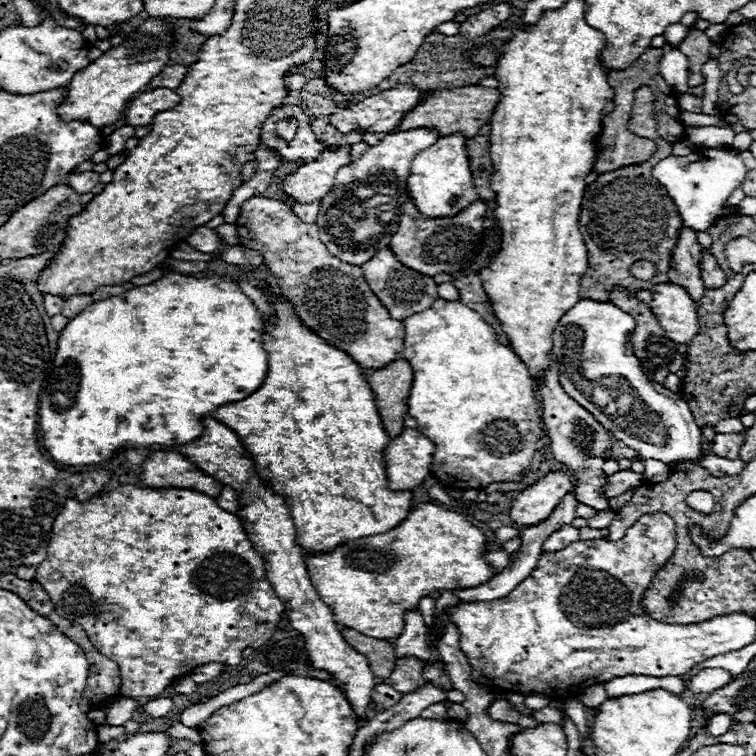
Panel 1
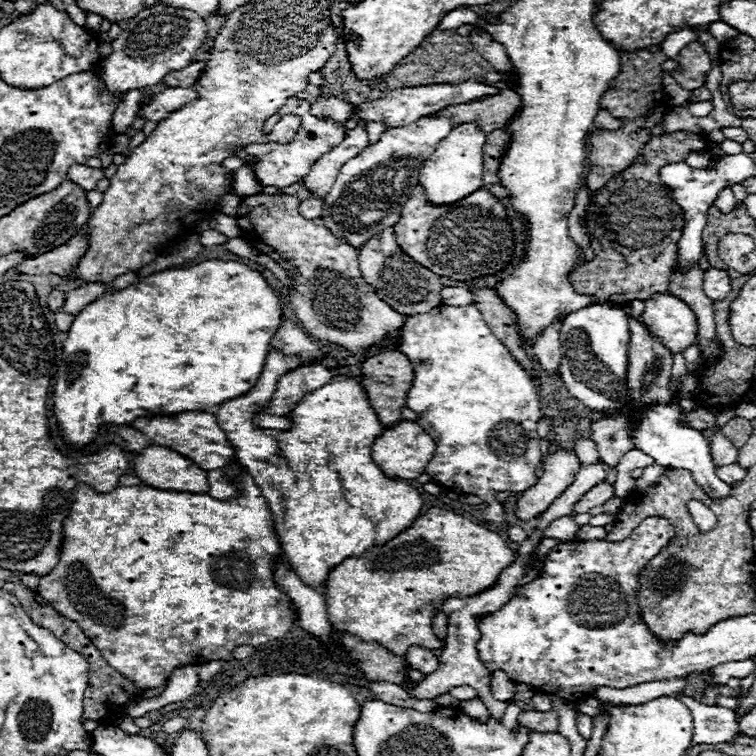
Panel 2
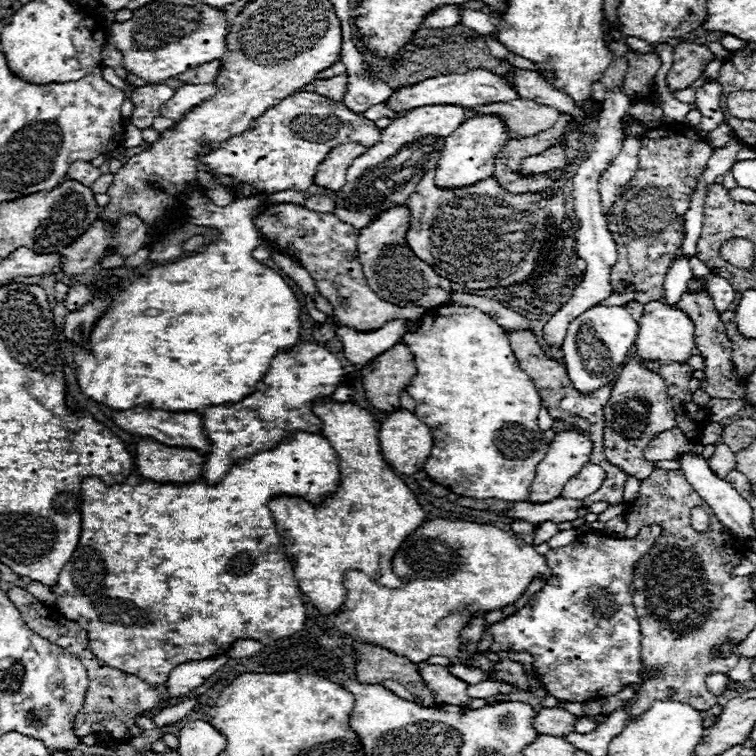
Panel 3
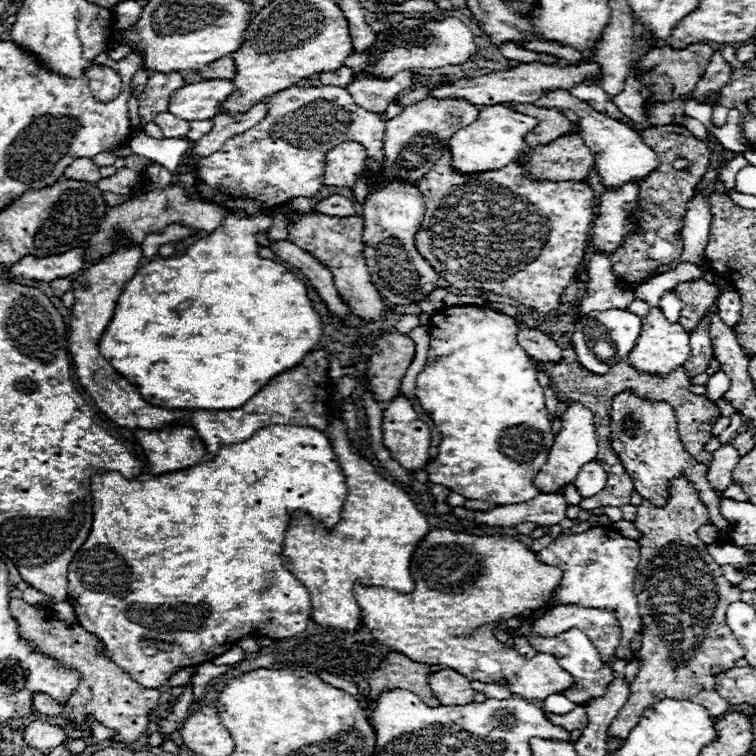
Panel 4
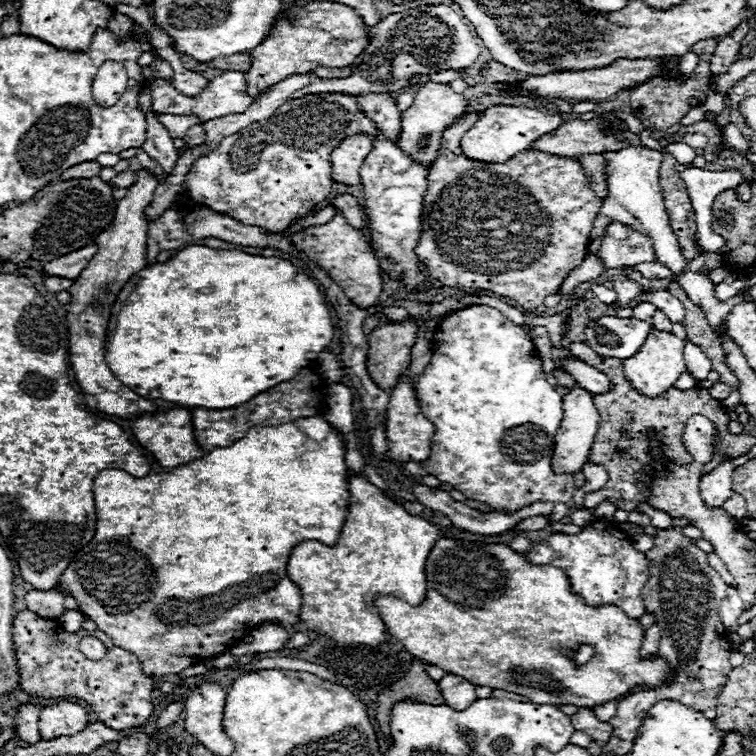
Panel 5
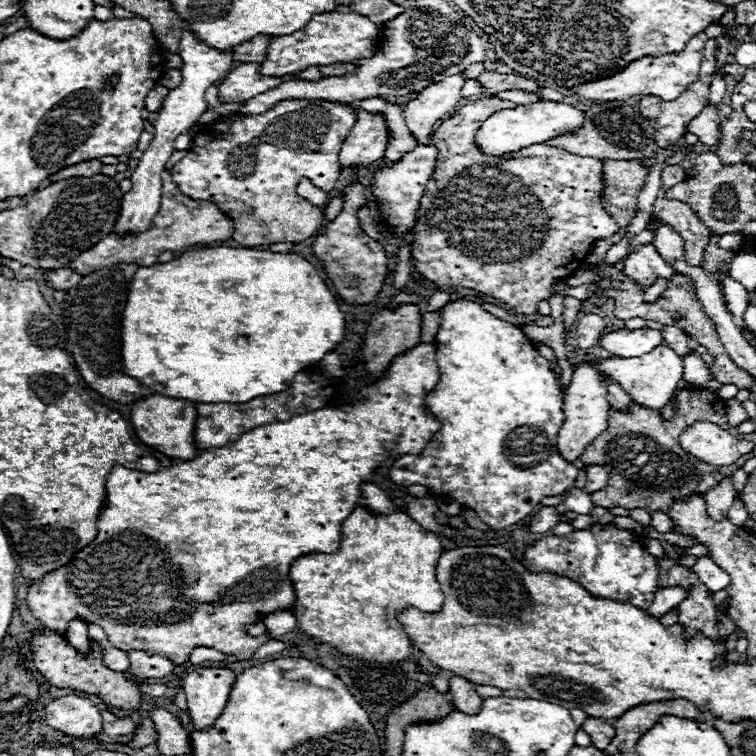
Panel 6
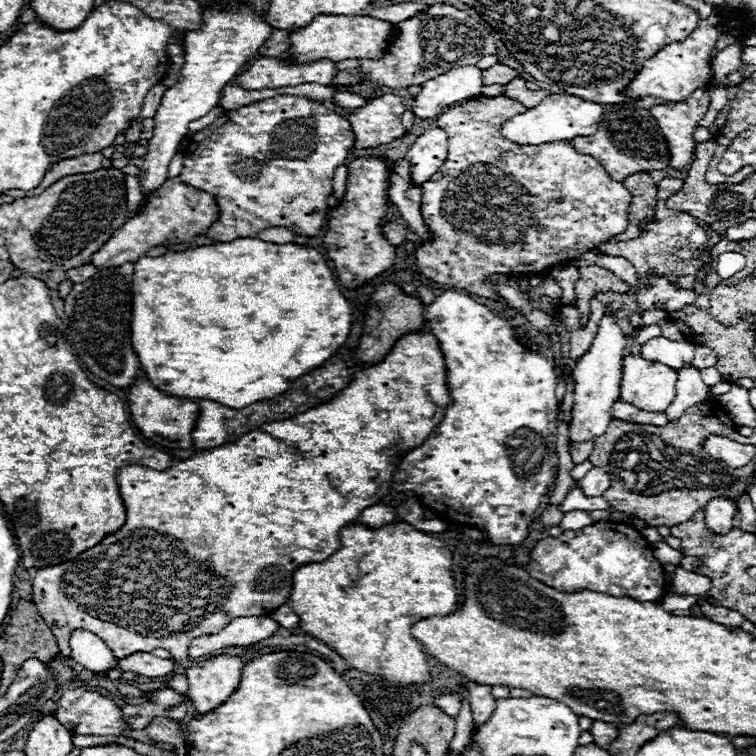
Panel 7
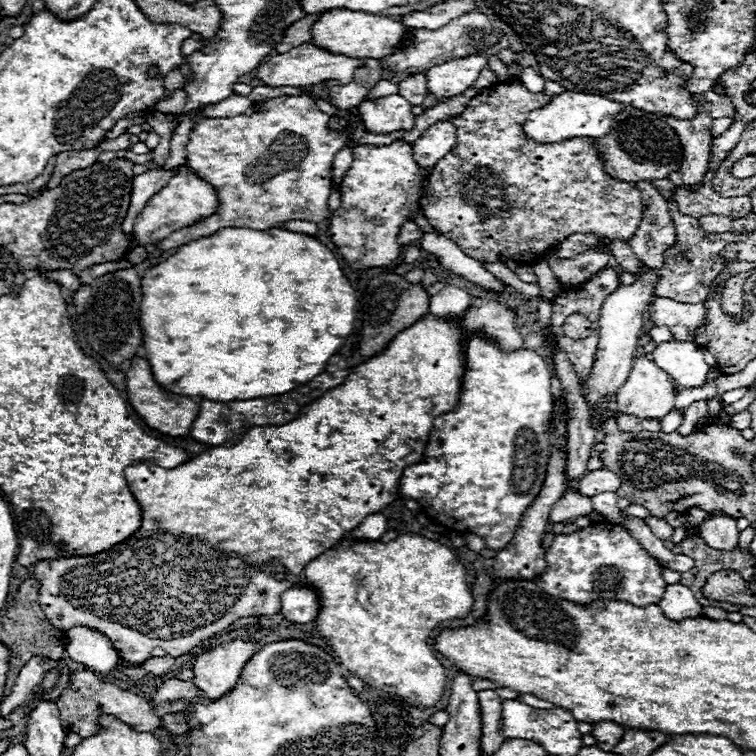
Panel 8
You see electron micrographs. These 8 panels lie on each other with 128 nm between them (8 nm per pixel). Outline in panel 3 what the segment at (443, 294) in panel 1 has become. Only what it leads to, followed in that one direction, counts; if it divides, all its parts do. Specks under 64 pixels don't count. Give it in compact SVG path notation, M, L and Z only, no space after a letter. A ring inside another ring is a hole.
M452 292L452 302L450 304L468 304L468 306L480 308L482 312L492 316L506 330L530 330L532 332L530 322L522 314L518 314L514 310L508 310L508 308L504 308L502 304L498 304L498 302L490 300L490 298L474 296L474 294L462 294L462 292Z

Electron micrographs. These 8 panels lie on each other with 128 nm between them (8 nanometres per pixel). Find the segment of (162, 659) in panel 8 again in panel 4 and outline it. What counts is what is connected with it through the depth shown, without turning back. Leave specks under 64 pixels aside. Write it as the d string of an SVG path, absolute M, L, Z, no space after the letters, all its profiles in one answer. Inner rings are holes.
M20 598L10 600L10 614L18 622L20 638L32 642L42 654L58 660L64 668L80 672L80 682L76 686L76 692L72 692L68 702L64 704L58 704L54 698L50 698L44 692L34 692L32 708L36 712L42 712L46 716L68 714L72 722L76 722L76 726L84 726L84 732L90 732L90 728L84 724L84 718L90 712L96 716L100 724L110 728L114 736L120 736L124 742L136 742L142 736L142 732L148 726L148 714L158 706L158 698L160 698L158 690L144 688L142 684L134 682L130 674L124 672L118 664L114 664L110 658L98 654L96 646L100 644L100 638L96 638L80 624L66 626L64 622L56 620L52 610L34 608Z

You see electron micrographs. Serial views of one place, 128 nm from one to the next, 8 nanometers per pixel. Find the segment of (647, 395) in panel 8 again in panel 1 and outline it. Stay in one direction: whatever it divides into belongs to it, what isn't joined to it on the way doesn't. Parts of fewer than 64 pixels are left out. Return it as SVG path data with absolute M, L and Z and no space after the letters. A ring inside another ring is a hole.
M658 284L652 288L652 302L648 304L666 336L672 342L688 344L698 332L698 304L676 284Z

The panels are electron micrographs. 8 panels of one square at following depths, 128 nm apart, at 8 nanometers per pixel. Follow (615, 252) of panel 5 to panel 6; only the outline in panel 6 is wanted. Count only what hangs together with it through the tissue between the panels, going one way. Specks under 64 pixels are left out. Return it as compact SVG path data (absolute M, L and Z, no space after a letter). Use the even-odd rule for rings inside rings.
M652 244L628 254L628 258L624 260L624 272L630 276L632 282L642 284L644 290L652 288L658 282L658 278L672 282L672 278L676 276L674 268L666 264L666 260L656 252Z

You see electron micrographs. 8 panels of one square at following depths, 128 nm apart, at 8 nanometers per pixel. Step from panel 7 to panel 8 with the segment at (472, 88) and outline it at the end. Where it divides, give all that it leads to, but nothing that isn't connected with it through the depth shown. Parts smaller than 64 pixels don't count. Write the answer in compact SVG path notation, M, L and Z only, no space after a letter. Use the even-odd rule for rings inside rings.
M464 56L438 64L428 70L428 92L438 98L458 96L474 84L486 64L488 60L484 56Z

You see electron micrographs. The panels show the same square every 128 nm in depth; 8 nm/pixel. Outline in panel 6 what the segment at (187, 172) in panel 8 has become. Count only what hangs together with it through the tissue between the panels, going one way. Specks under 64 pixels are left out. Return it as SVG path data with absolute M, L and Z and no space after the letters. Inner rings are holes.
M164 170L164 176L162 176L162 190L164 194L162 194L160 210L146 232L140 232L136 236L128 236L128 234L116 236L114 232L110 232L104 240L100 240L100 244L96 244L96 248L90 248L88 252L84 252L84 256L78 256L76 260L72 260L68 268L78 270L80 274L90 274L120 262L136 262L140 266L148 266L158 262L158 256L164 250L174 252L192 244L210 244L216 240L228 240L232 236L232 220L216 204L206 200L192 200L184 196L178 190L178 186L172 182L172 176L168 170Z

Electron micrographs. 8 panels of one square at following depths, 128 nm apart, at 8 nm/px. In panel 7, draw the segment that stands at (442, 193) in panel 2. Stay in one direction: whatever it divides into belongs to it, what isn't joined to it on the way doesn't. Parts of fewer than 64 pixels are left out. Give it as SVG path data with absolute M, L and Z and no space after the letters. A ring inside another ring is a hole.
M550 94L538 106L528 108L528 112L508 120L502 126L502 132L504 136L508 136L508 140L516 140L516 144L528 144L528 146L538 146L538 144L548 144L558 140L568 142L576 136L592 136L592 132L598 130L602 112L604 112L602 104L582 100L572 94Z

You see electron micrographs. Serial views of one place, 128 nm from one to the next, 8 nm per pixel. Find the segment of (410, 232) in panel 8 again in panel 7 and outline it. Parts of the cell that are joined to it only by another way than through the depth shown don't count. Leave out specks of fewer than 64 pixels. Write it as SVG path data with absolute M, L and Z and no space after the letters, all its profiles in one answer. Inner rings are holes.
M388 222L388 224L384 224L384 234L386 234L388 242L392 242L394 246L400 246L406 240L408 230L398 222Z

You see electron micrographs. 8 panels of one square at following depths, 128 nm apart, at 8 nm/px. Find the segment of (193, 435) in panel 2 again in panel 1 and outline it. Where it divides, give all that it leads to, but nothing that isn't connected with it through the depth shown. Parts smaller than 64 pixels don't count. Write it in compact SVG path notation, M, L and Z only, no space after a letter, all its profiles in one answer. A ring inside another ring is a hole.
M210 416L204 418L202 424L204 424L202 436L198 436L196 440L192 440L188 444L176 446L178 452L184 454L190 462L194 462L208 476L214 476L222 484L228 484L230 488L236 490L238 516L240 516L242 526L248 534L248 540L252 542L254 550L260 552L260 556L264 558L266 576L268 576L272 588L284 600L286 616L288 616L292 628L296 628L306 638L306 650L308 650L308 658L310 658L312 666L318 670L330 672L334 676L334 682L344 684L348 700L352 700L352 706L356 708L358 718L362 718L370 700L372 700L370 698L372 688L376 686L378 680L370 672L368 660L346 644L346 640L342 638L342 634L338 630L332 610L328 608L326 602L322 602L320 594L316 592L316 588L308 576L304 552L296 544L294 524L290 520L290 512L288 512L284 500L280 496L274 496L270 490L266 490L266 486L260 482L260 478L256 476L256 472L252 468L252 458L248 456L248 452L240 444L240 440L236 440L236 434L230 428L226 428L224 424L220 424L218 420L214 420Z

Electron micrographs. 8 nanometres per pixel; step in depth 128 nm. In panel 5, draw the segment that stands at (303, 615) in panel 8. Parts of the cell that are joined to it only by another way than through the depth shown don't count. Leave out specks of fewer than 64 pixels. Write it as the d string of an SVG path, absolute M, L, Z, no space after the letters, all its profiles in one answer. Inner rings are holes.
M268 622L268 624L262 624L260 628L256 628L256 630L252 630L252 638L254 640L250 644L238 644L230 652L236 654L236 656L252 654L252 652L274 652L288 642L290 632L280 624Z

